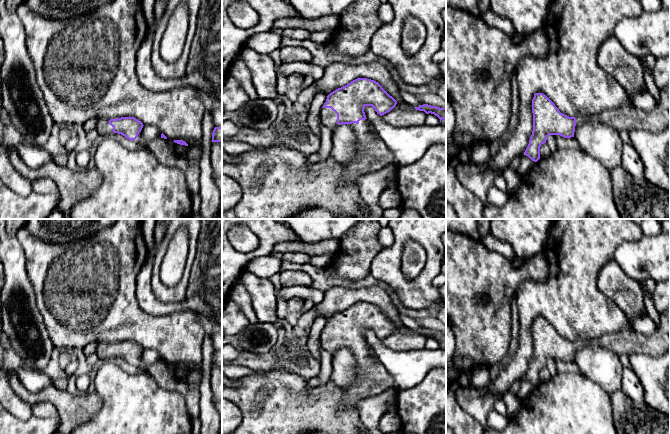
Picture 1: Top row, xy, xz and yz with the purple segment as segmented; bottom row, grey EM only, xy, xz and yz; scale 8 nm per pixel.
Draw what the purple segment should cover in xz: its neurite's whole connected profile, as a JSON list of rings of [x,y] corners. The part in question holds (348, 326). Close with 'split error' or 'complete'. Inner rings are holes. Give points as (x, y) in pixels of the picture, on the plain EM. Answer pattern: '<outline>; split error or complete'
[[[357,302],[349,308],[331,316],[320,336],[320,345],[333,356],[339,349],[349,348],[356,358],[357,377],[349,387],[338,387],[332,382],[324,386],[310,388],[307,381],[298,374],[287,370],[275,370],[267,373],[252,374],[233,380],[234,384],[227,387],[222,384],[222,399],[234,403],[242,413],[242,421],[233,434],[304,434],[321,432],[326,434],[363,434],[362,423],[357,425],[357,405],[366,397],[380,395],[385,390],[394,387],[390,373],[377,359],[371,355],[370,346],[366,342],[364,332],[372,330],[380,340],[390,336],[397,325],[390,320],[382,310],[371,303]]]; split error

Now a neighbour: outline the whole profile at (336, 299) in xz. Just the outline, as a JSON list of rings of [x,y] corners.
[[[370,286],[358,289],[332,287],[324,292],[324,299],[319,304],[315,304],[314,308],[317,317],[326,319],[357,302],[367,302],[378,306],[397,325],[396,330],[390,336],[381,340],[386,347],[395,351],[425,349],[427,338],[416,334],[402,324],[400,313],[391,302],[387,292],[380,287]]]

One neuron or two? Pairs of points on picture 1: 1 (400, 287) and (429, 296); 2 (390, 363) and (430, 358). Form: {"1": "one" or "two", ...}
{"1": "one", "2": "one"}

